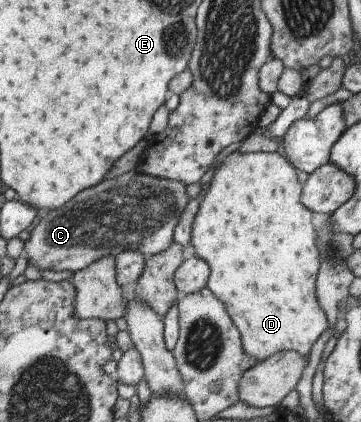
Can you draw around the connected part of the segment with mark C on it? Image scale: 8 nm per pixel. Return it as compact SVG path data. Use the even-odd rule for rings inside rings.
M137 168L108 180L98 182L92 188L77 192L70 200L55 209L40 209L38 217L31 221L29 238L23 242L21 255L25 255L27 265L42 269L76 272L97 258L106 255L116 256L125 250L137 250L144 257L162 252L172 242L172 231L189 200L183 184L157 179L138 172Z

